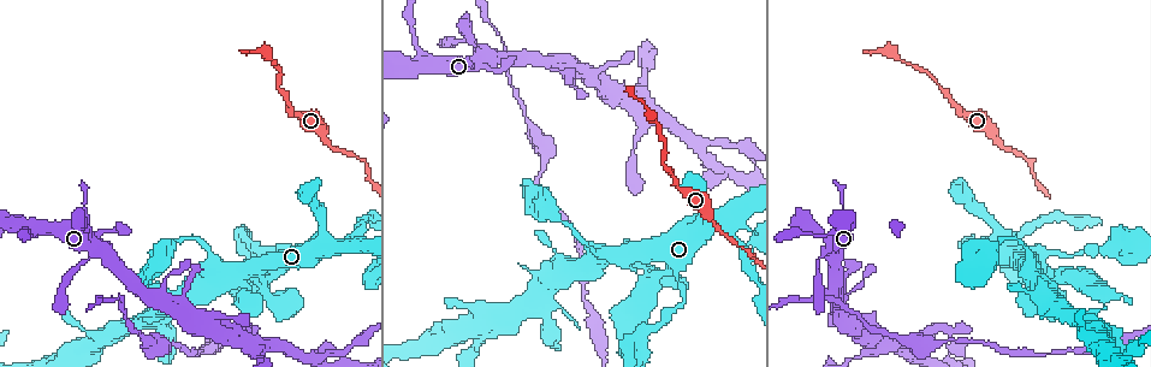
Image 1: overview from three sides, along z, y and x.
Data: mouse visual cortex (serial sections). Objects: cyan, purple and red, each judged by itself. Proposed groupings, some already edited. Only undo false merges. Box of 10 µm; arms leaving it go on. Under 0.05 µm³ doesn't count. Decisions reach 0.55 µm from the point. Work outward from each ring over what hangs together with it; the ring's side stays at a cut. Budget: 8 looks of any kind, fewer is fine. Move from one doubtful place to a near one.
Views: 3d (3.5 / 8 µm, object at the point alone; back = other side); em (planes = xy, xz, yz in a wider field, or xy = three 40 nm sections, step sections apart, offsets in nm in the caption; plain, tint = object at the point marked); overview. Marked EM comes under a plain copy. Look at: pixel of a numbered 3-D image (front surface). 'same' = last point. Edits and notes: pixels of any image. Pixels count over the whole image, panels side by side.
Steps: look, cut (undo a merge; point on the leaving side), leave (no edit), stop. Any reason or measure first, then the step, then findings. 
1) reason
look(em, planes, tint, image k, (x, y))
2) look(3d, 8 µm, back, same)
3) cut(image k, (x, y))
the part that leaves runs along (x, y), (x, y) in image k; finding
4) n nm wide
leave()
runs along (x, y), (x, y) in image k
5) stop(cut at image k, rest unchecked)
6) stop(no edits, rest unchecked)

thick turns thin
look(3d, 3.5 µm, image 1, (715, 230))

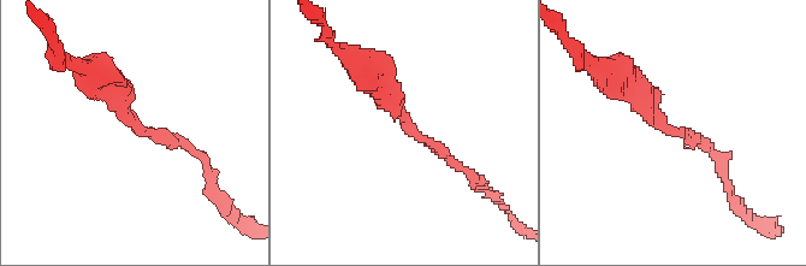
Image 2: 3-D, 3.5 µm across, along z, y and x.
arms of 150, 350 nm; need the tissue
look(em, planes, tint, image 2, (138, 132))

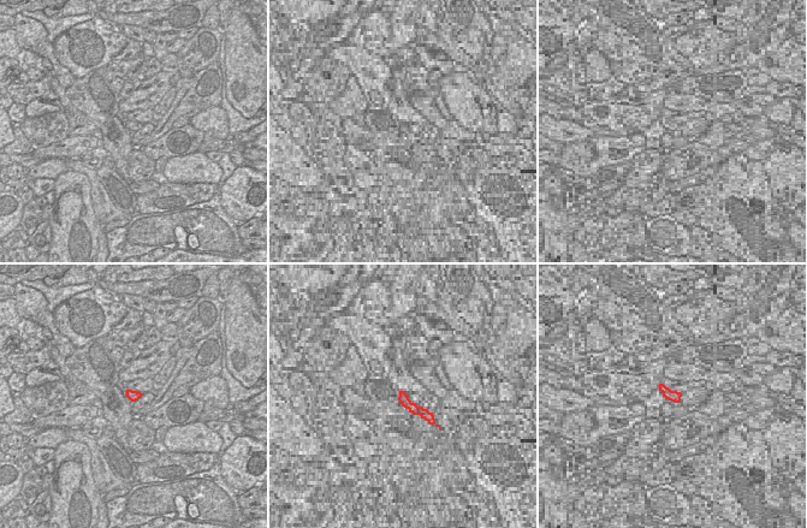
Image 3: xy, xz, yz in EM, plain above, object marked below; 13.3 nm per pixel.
leave()
continuous, no second cell

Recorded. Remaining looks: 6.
sharp bend
look(3d, 3.5 µm, image 1, (1077, 253))

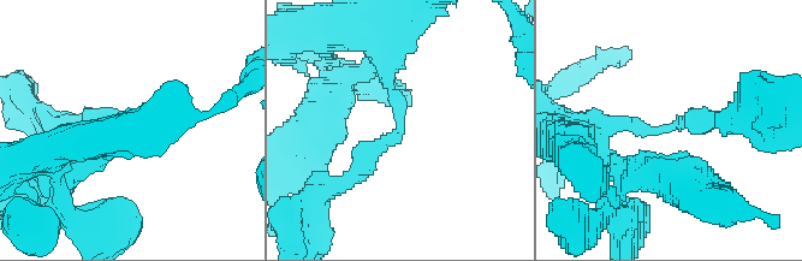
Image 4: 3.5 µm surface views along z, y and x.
arms of 200, 250 nm
look(em, xy, step 3, tint, image 4, (402, 128))

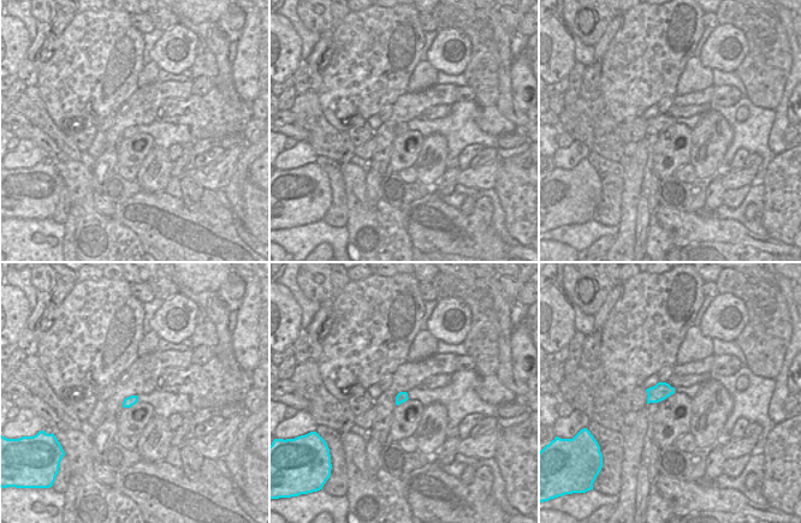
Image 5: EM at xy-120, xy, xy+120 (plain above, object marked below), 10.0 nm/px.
look(em, xy, step 5, tint, same)

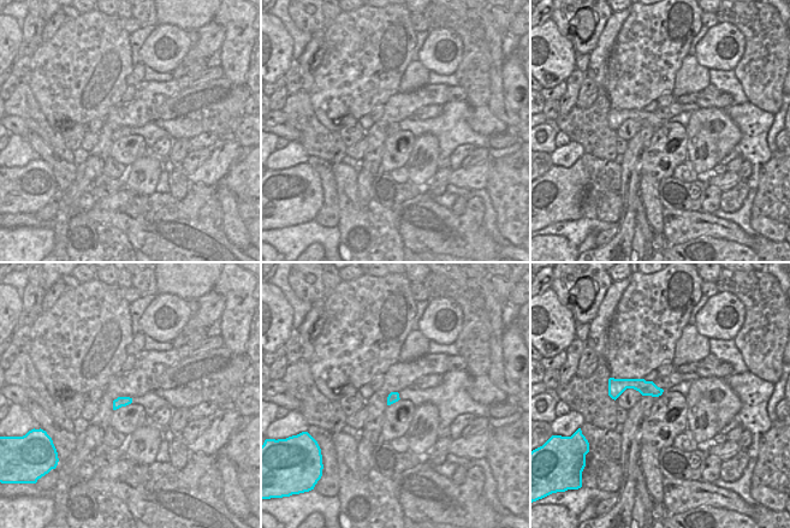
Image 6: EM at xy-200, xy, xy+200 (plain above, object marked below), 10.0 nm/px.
leave()
runs along (385, 53), (400, 126), (349, 179) in image 4; one cell here

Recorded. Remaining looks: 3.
abrupt turn
look(3d, 8 µm, image 1, (1028, 271))

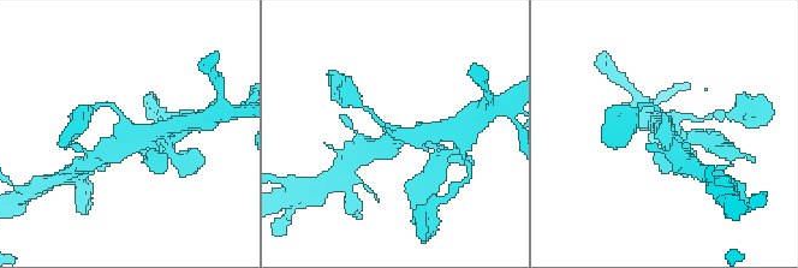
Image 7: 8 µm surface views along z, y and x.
look(em, xy, step 1, tint, same)

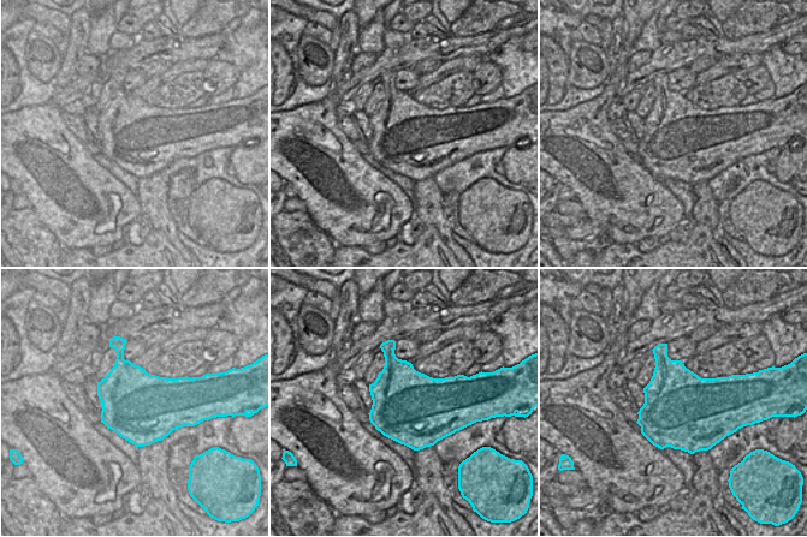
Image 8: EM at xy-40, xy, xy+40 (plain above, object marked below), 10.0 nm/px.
leave()
runs along (166, 127), (129, 138), (107, 153) in image 7; one cell here

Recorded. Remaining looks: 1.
stop(no edits, rest unchecked)

